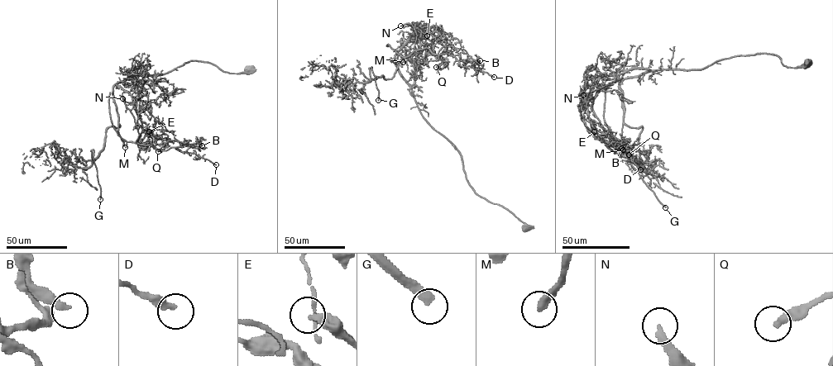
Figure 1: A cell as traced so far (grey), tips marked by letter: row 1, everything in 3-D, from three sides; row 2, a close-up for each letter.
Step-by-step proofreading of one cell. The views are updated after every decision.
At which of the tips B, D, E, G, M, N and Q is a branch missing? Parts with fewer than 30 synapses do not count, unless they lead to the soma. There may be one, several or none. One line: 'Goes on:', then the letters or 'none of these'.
Goes on: G, M, N

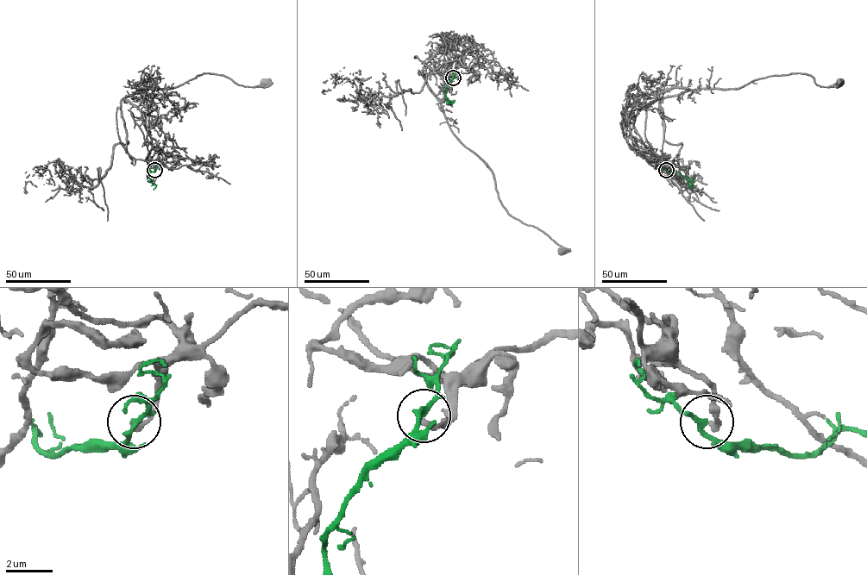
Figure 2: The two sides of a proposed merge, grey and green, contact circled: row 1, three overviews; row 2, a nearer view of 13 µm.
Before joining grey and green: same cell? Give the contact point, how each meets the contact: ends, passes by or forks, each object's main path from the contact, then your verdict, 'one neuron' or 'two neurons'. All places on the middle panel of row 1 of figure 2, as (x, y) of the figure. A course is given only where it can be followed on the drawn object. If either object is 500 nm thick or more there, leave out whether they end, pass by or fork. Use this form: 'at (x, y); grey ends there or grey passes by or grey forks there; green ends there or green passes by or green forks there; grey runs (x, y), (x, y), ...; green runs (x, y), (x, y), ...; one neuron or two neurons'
at (453, 78); grey ends there; green passes by; grey runs (453, 78), (474, 72), (467, 42), (440, 49), (426, 84), (505, 209), (563, 251); green runs (453, 78), (445, 92), (450, 104), (454, 102), (451, 104); one neuron

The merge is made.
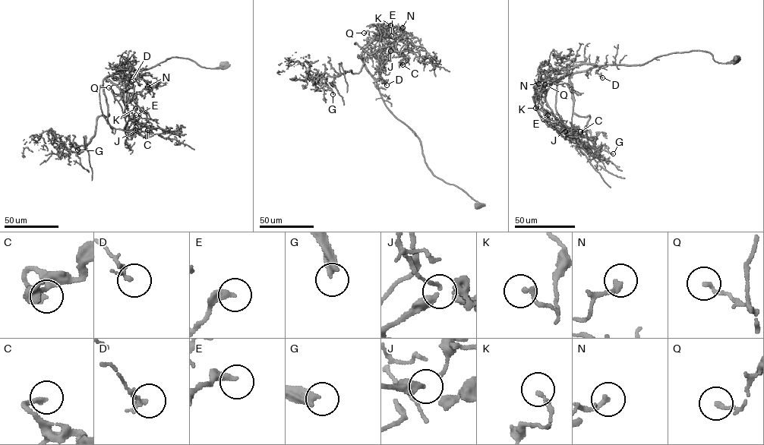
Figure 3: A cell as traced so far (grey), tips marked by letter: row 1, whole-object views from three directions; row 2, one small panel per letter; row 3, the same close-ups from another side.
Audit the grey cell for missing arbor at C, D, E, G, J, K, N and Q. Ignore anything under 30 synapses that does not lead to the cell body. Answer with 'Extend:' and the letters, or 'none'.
Extend: G

